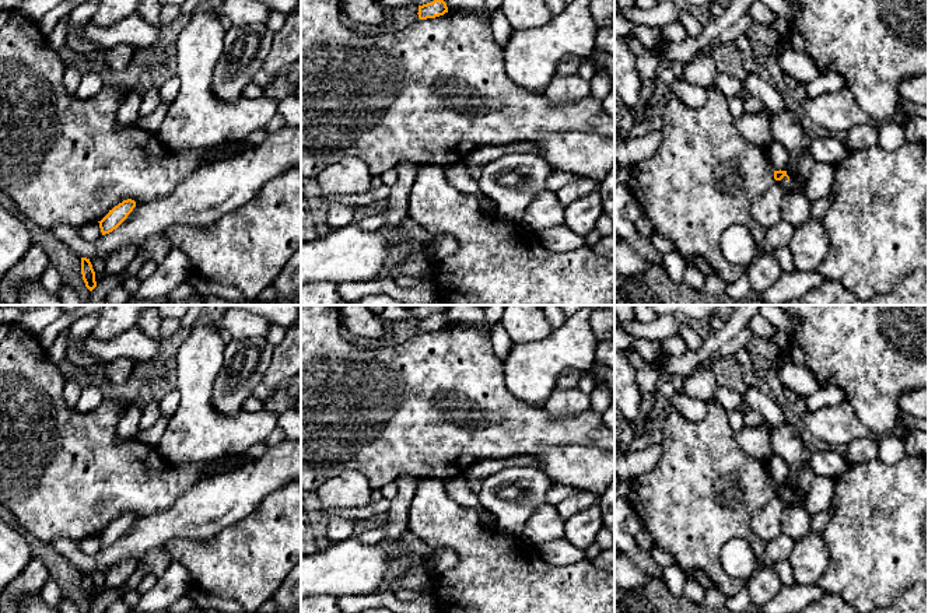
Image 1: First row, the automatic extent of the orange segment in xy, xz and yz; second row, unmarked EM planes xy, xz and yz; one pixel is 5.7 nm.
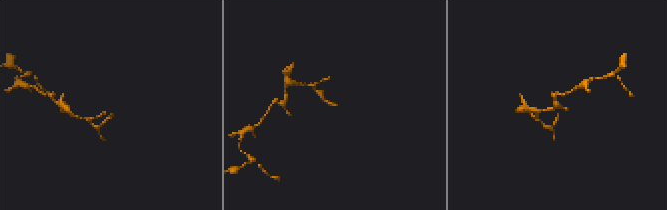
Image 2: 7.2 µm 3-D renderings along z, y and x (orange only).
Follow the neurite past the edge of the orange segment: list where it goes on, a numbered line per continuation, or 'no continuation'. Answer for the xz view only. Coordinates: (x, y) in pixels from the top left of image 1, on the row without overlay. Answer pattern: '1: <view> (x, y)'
no continuation

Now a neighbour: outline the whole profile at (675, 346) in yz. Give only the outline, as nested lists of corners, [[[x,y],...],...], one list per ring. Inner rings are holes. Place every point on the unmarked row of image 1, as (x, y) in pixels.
[[[680,334],[666,337],[662,343],[665,354],[680,357],[689,350]]]

